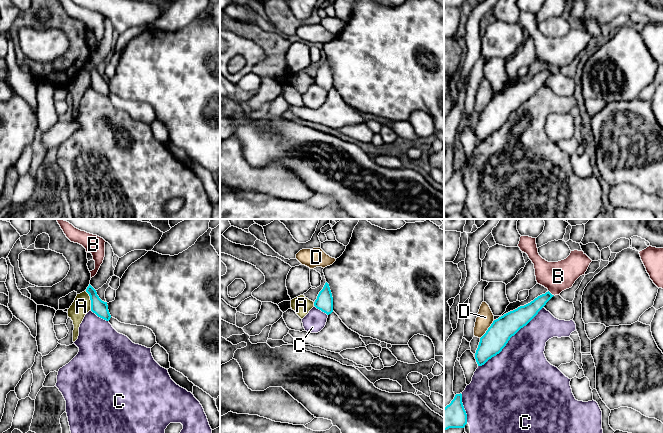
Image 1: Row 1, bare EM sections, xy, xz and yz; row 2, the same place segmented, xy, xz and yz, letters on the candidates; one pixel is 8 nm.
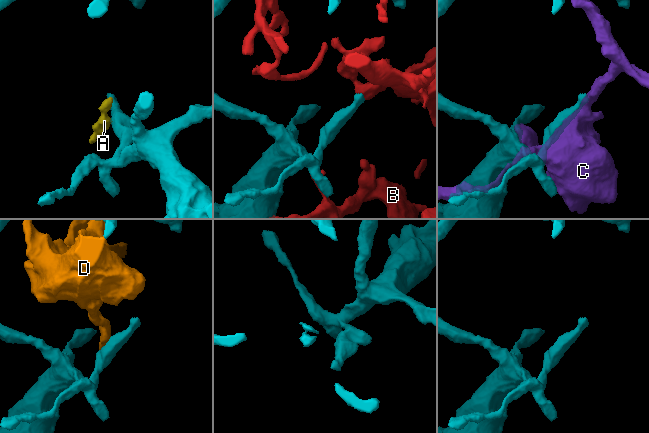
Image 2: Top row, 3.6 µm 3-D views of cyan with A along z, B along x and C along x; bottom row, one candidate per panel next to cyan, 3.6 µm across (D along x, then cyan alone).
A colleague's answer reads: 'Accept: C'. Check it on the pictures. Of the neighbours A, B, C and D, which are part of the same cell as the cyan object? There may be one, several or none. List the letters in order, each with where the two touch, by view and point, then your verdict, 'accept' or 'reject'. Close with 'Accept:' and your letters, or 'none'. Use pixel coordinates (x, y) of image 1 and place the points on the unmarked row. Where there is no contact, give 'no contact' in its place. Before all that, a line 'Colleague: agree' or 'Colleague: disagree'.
Colleague: disagree
A: xy (90, 75) | reject
B: yz (550, 69) | reject
C: yz (509, 115) | reject
D: yz (488, 105) | reject
Accept: none

